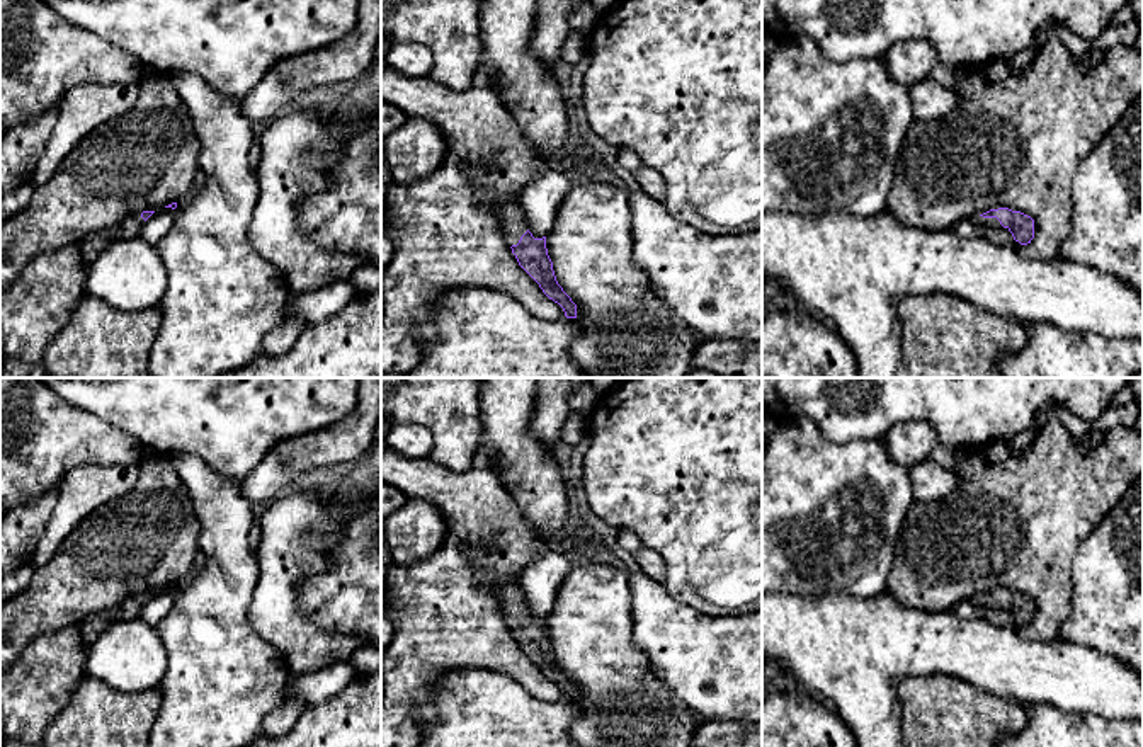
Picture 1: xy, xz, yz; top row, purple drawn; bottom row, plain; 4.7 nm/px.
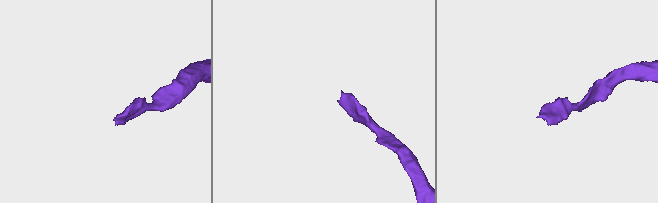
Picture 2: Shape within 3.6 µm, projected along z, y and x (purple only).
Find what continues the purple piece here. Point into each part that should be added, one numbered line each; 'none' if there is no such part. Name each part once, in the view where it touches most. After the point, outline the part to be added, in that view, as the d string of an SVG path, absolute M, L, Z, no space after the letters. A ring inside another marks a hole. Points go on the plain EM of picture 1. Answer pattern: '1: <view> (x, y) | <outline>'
1: yz (987, 603) | M975 597L975 602L983 607L990 609L1004 609L997 599L983 599L983 597ZM1004 609L1009 613L1009 609ZM1009 613L1010 614L1010 613Z

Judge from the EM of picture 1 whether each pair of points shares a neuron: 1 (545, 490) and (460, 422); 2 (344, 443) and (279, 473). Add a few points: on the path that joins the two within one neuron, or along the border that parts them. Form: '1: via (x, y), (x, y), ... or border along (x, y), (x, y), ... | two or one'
1: border along (478, 397), (480, 443), (473, 465) | two
2: via (329, 446), (307, 451), (295, 460) | one

